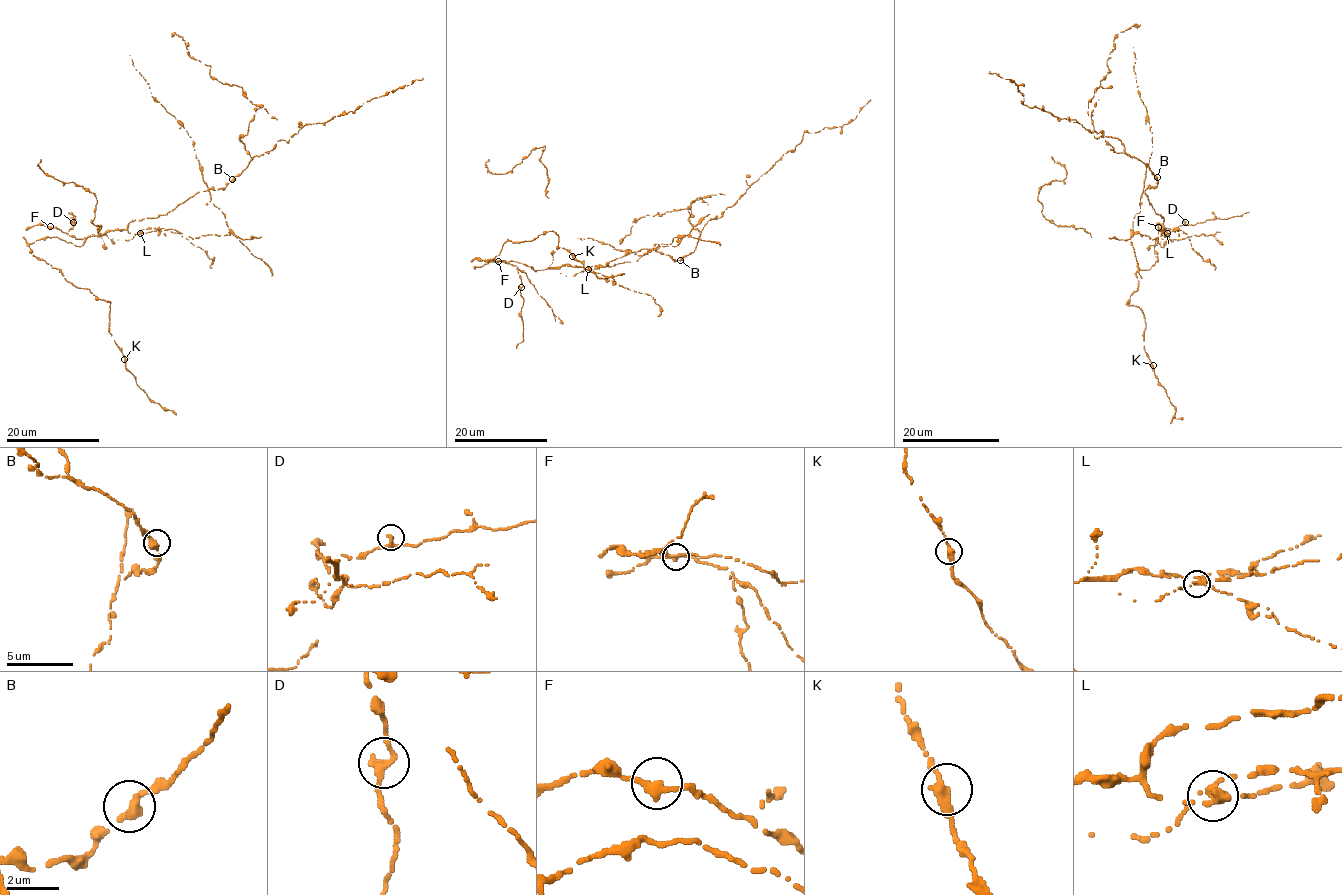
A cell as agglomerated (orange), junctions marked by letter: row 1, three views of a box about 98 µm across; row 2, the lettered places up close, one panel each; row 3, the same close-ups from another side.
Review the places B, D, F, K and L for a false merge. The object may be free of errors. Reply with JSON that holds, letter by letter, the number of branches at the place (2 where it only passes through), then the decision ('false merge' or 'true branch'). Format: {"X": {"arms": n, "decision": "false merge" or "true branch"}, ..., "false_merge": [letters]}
{"B": {"arms": 2, "decision": "true branch"}, "D": {"arms": 2, "decision": "true branch"}, "F": {"arms": 2, "decision": "true branch"}, "K": {"arms": 2, "decision": "true branch"}, "L": {"arms": 2, "decision": "false merge"}, "false_merge": ["L"]}

